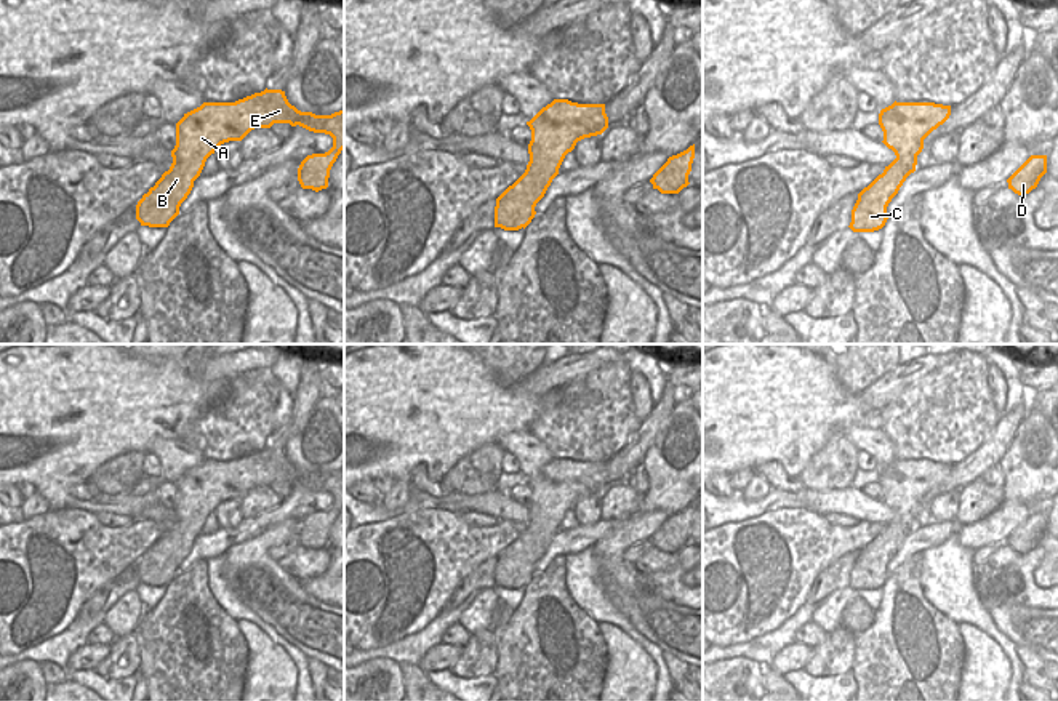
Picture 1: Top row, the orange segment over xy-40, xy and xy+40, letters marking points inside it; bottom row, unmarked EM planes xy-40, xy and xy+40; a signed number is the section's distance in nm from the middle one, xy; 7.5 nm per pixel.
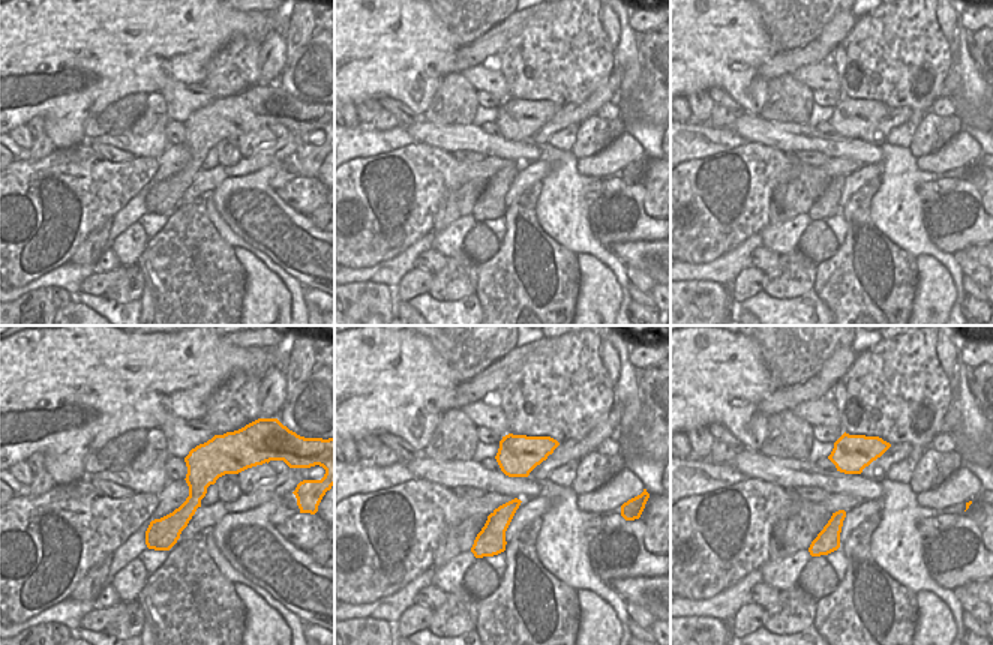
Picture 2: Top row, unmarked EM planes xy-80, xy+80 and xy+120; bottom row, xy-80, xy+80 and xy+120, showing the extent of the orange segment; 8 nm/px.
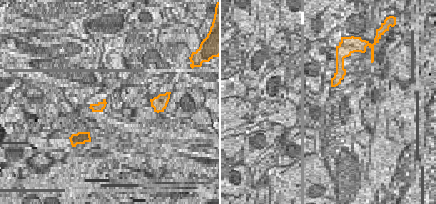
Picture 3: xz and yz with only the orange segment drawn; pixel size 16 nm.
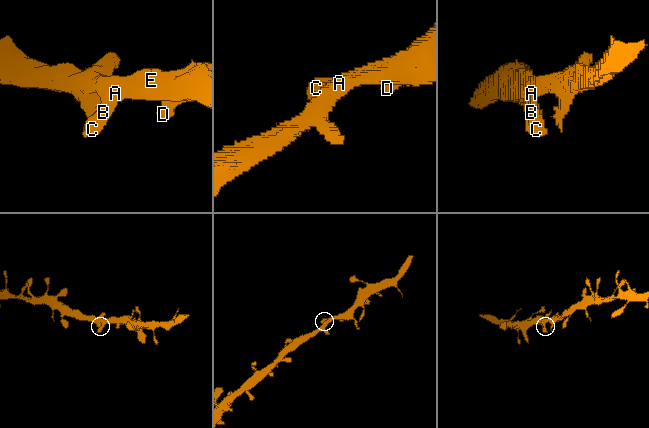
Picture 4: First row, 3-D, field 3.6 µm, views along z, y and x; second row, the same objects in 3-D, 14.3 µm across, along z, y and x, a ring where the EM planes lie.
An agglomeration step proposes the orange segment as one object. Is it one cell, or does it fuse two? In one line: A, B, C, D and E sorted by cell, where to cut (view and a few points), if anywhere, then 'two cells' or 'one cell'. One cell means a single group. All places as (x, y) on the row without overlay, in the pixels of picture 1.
A B C D E | no cut | one cell

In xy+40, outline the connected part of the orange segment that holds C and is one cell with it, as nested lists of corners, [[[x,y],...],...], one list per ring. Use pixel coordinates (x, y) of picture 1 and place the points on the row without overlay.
[[[893,461],[879,472],[884,503],[896,517],[858,552],[852,568],[853,591],[874,591],[888,578],[887,565],[906,536],[916,530],[924,498],[951,474],[951,464],[935,461]]]

